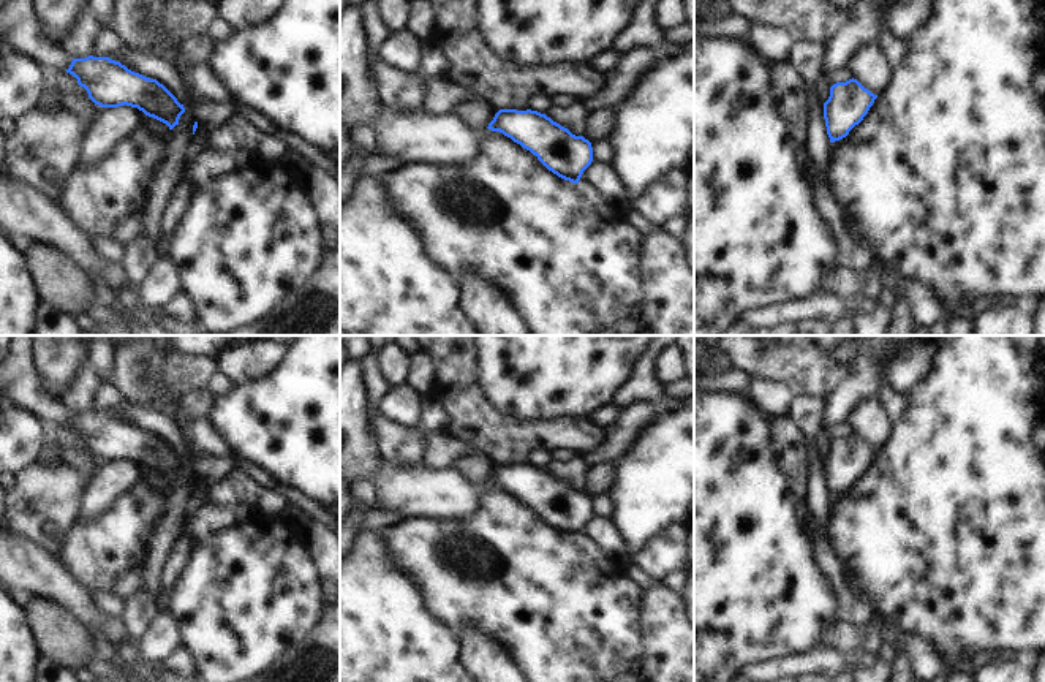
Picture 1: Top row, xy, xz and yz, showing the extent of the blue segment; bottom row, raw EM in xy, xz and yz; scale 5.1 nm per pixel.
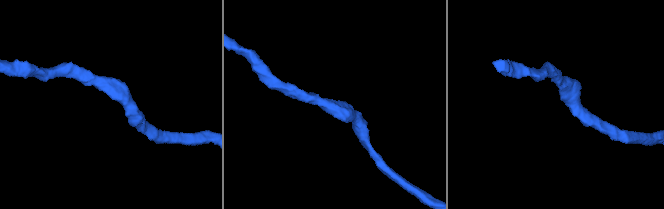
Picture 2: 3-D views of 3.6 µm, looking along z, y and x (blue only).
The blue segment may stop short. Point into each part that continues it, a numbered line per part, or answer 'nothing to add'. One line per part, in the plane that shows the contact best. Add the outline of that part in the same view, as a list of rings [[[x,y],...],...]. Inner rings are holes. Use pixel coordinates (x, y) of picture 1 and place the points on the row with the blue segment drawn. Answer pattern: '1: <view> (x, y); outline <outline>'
nothing to add

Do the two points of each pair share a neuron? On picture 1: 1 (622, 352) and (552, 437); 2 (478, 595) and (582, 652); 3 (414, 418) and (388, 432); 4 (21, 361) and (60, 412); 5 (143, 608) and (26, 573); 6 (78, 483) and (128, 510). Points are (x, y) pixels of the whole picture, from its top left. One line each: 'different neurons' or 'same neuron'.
1: different neurons
2: same neuron
3: different neurons
4: same neuron
5: different neurons
6: different neurons

